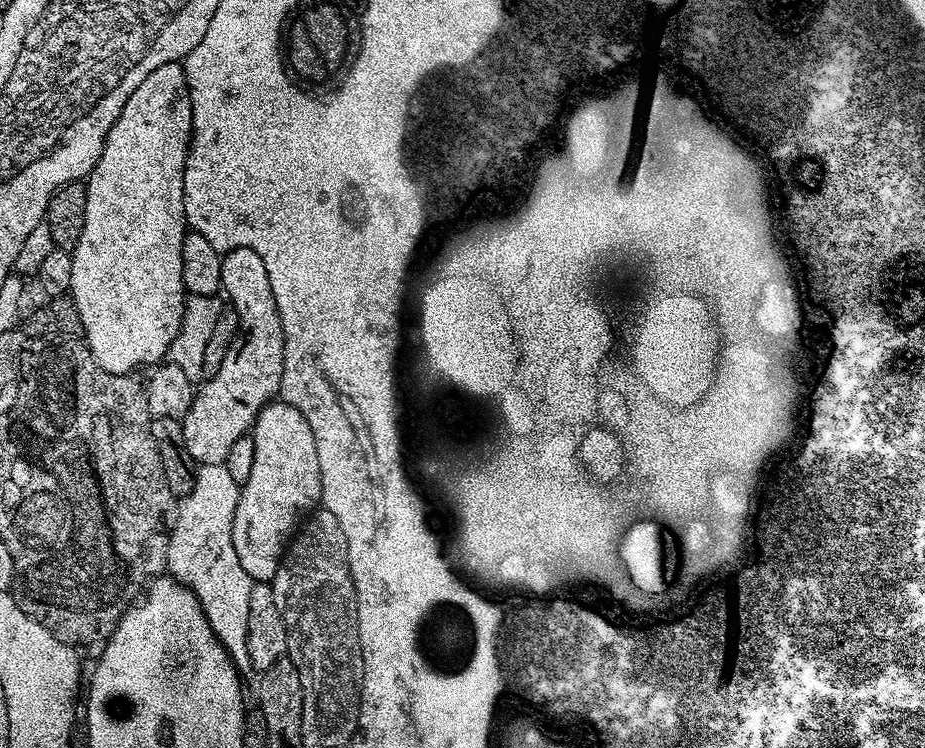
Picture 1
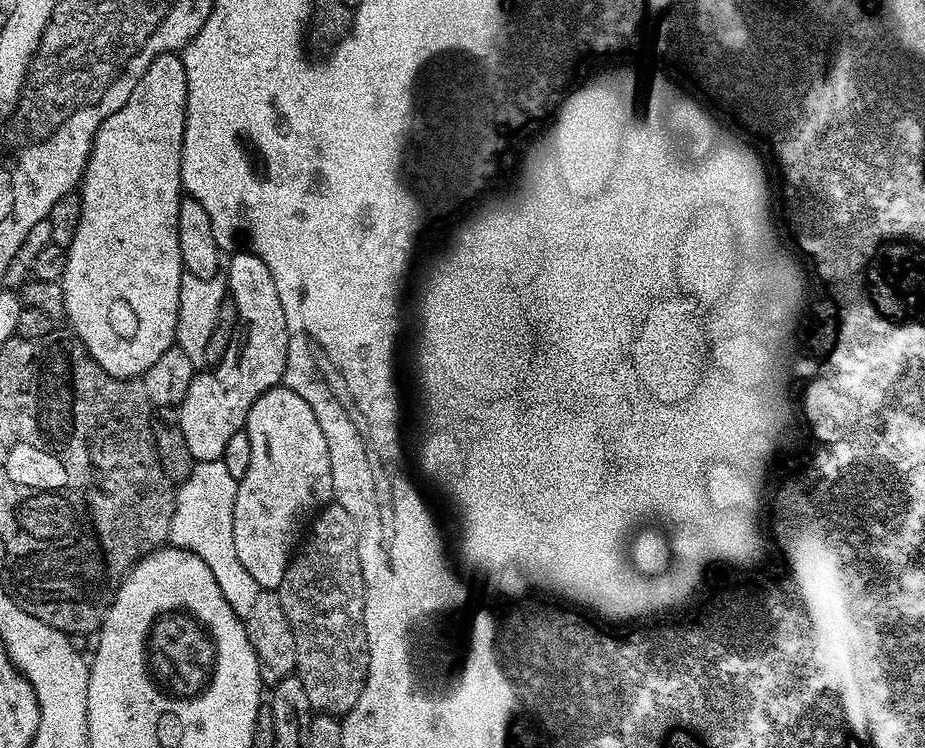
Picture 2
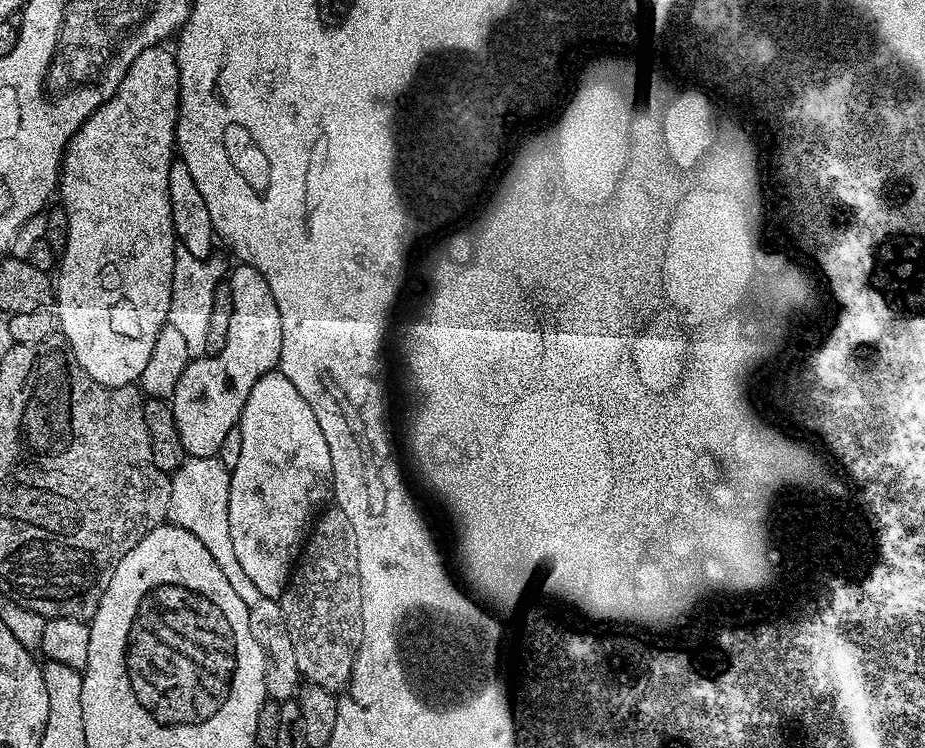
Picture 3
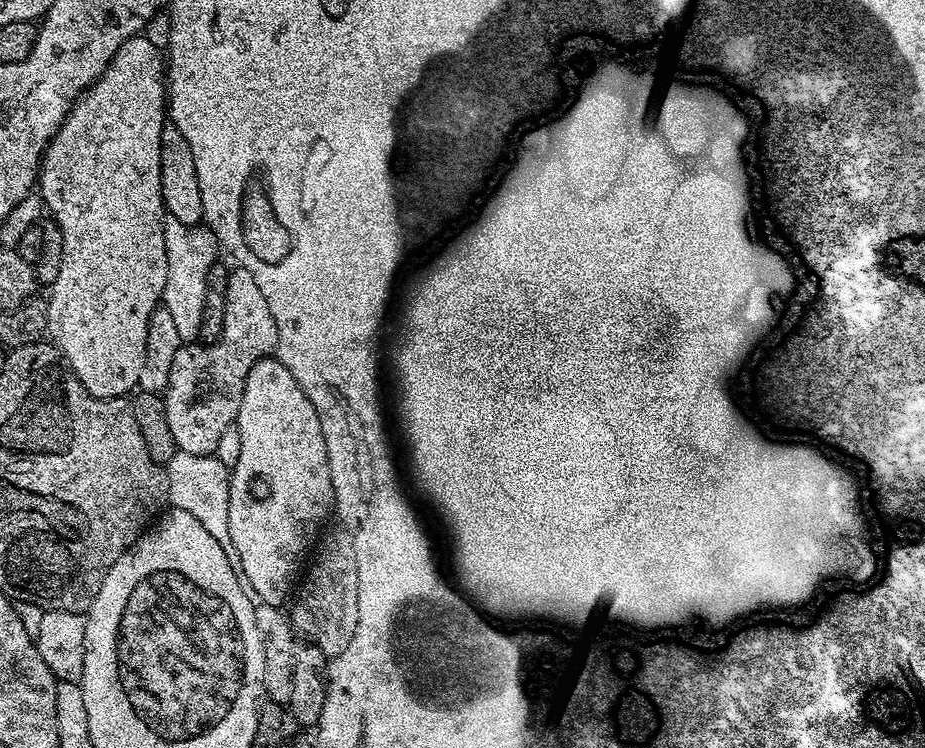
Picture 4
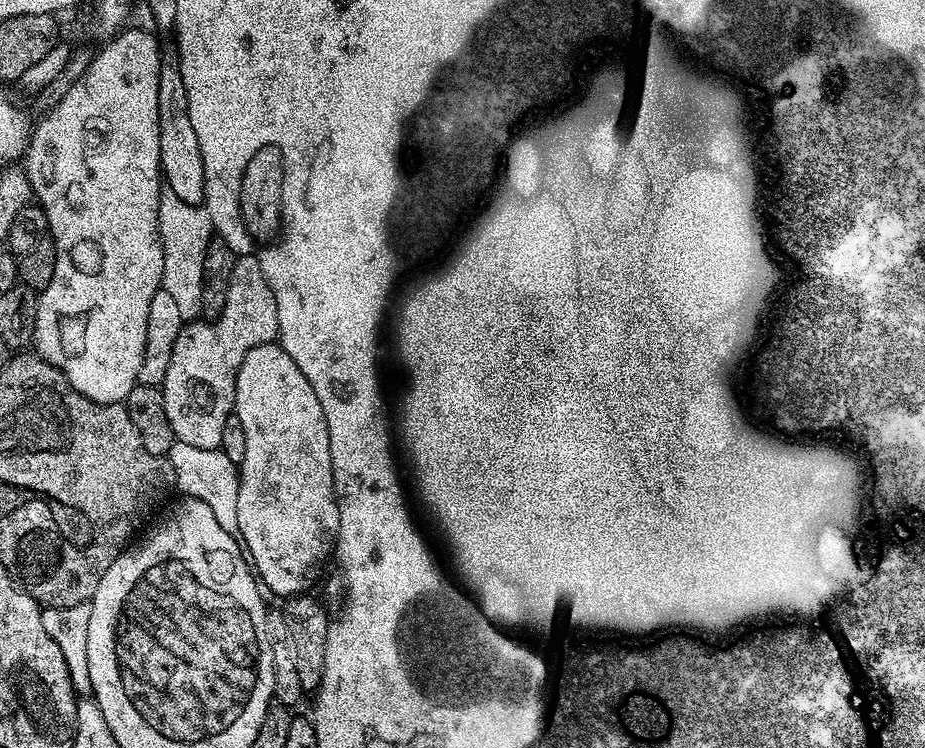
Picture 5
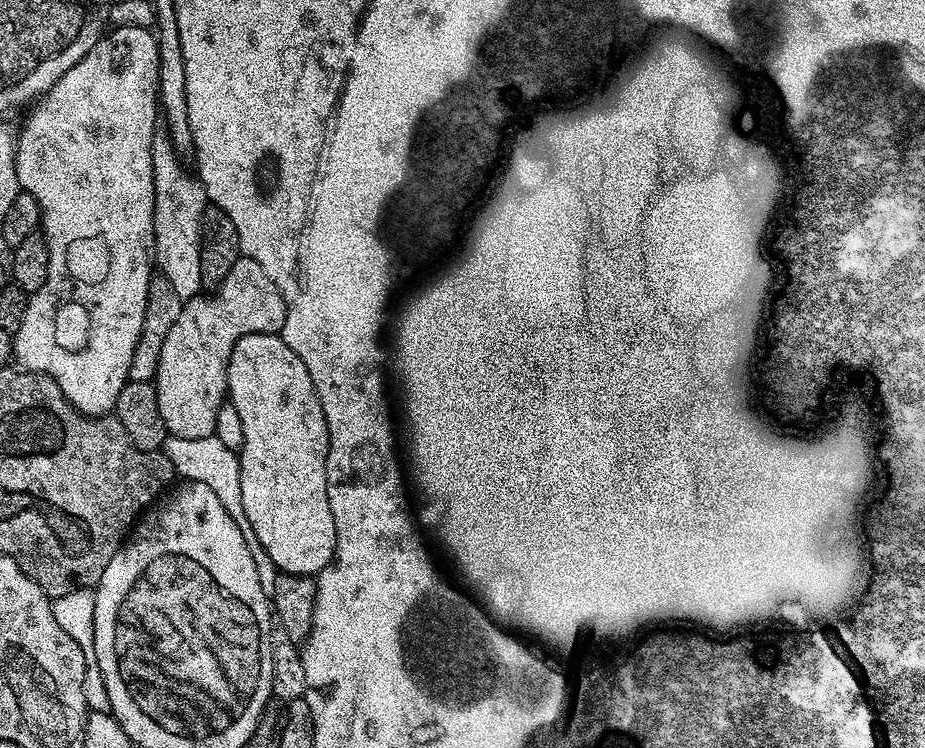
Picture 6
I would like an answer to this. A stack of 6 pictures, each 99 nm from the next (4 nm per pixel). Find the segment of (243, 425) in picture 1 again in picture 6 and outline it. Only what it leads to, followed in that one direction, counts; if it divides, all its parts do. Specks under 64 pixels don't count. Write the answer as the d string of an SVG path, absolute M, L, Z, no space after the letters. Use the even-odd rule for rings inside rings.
M241 255L240 259L234 262L234 266L230 266L230 274L226 274L224 281L211 294L201 294L193 298L193 300L183 301L180 305L178 318L174 321L174 326L170 326L170 334L166 334L166 342L162 342L162 355L158 357L158 370L154 381L156 393L158 394L158 410L162 410L162 422L166 422L168 435L188 440L204 439L213 435L218 422L218 410L226 402L228 395L228 363L238 338L242 338L246 334L283 333L285 322L286 302L282 298L282 294L278 294L278 286L274 286L274 282L270 282L270 278L266 278L266 270L262 270L262 266L258 266L258 262L254 262L246 255Z

